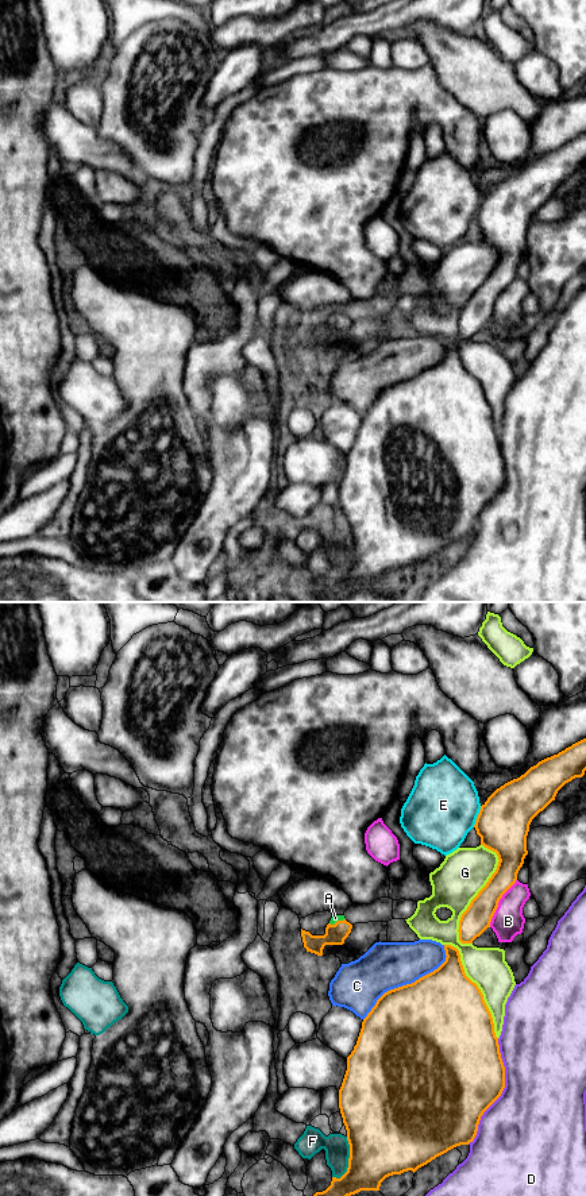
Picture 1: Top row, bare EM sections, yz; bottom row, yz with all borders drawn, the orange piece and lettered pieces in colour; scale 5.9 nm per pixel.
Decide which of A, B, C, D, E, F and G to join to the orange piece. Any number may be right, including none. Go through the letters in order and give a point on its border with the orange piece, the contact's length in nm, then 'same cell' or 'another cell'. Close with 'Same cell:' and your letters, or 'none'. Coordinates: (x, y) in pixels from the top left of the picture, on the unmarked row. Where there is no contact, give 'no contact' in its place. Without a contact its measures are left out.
A: yz (336, 317) | 100 nm | same cell
B: yz (497, 298) | 340 nm | another cell
C: yz (408, 379) | 650 nm | another cell
D: yz (501, 487) | 650 nm | another cell
E: yz (477, 212) | 140 nm | another cell
F: yz (349, 554) | 260 nm | another cell
G: yz (478, 288) | 600 nm | another cell
Same cell: A

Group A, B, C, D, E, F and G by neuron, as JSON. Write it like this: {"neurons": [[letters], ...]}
{"neurons": [["A"], ["B"], ["C"], ["D"], ["E"], ["F"], ["G"]]}

